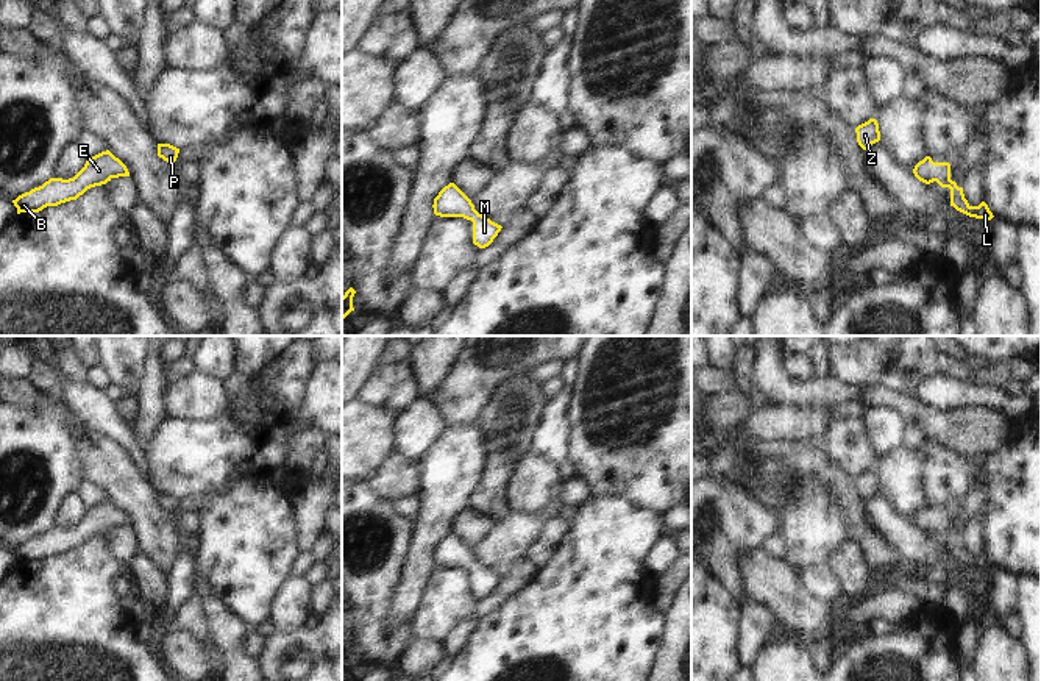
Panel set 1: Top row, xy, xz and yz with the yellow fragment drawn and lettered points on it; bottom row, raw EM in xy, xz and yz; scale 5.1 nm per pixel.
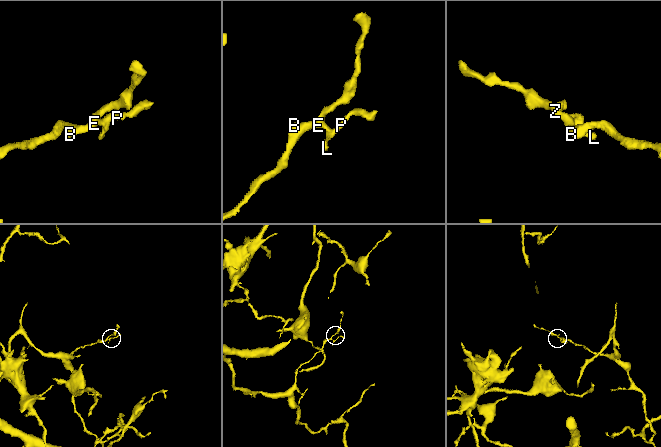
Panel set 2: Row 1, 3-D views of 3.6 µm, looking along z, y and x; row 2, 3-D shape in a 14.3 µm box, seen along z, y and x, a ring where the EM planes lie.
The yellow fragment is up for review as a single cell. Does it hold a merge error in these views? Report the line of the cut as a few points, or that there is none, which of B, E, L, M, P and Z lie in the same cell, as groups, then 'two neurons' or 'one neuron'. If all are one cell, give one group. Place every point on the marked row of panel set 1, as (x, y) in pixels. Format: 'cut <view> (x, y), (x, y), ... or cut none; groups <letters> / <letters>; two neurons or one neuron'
cut none; groups B E L M P Z; one neuron

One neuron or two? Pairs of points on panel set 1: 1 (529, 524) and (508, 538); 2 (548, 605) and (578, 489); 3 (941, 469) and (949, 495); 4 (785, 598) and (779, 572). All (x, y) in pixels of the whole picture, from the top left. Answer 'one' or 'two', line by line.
1: one
2: two
3: one
4: one

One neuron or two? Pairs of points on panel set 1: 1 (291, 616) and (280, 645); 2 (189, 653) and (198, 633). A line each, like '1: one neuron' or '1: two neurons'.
1: two neurons
2: two neurons

